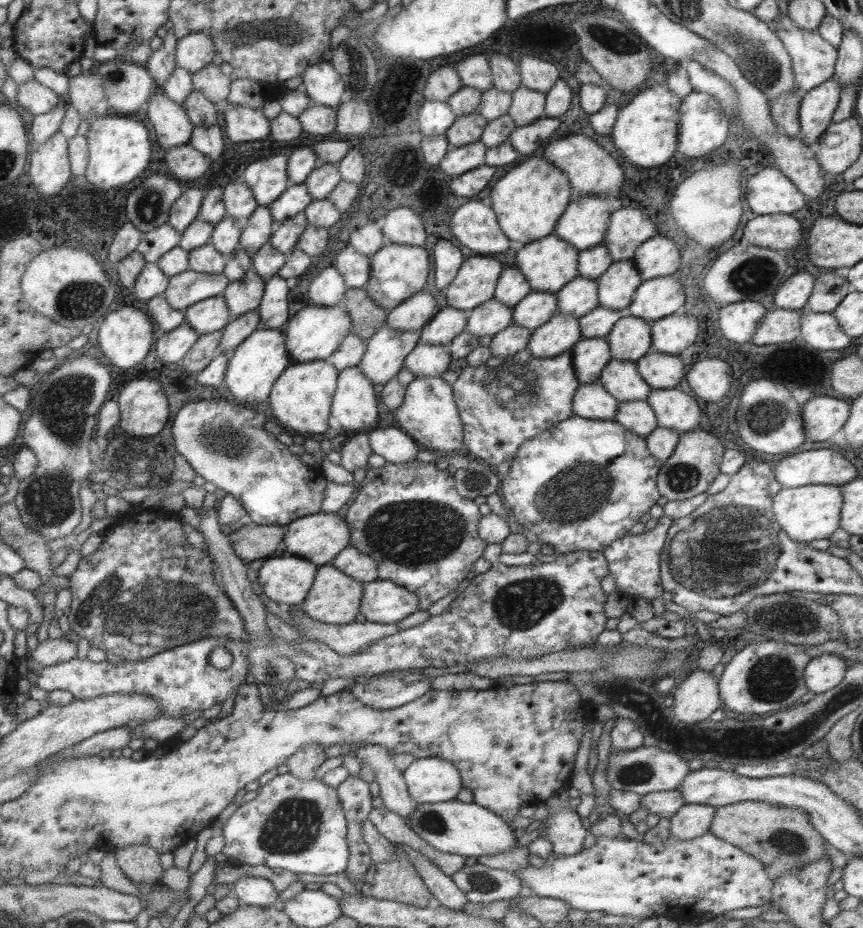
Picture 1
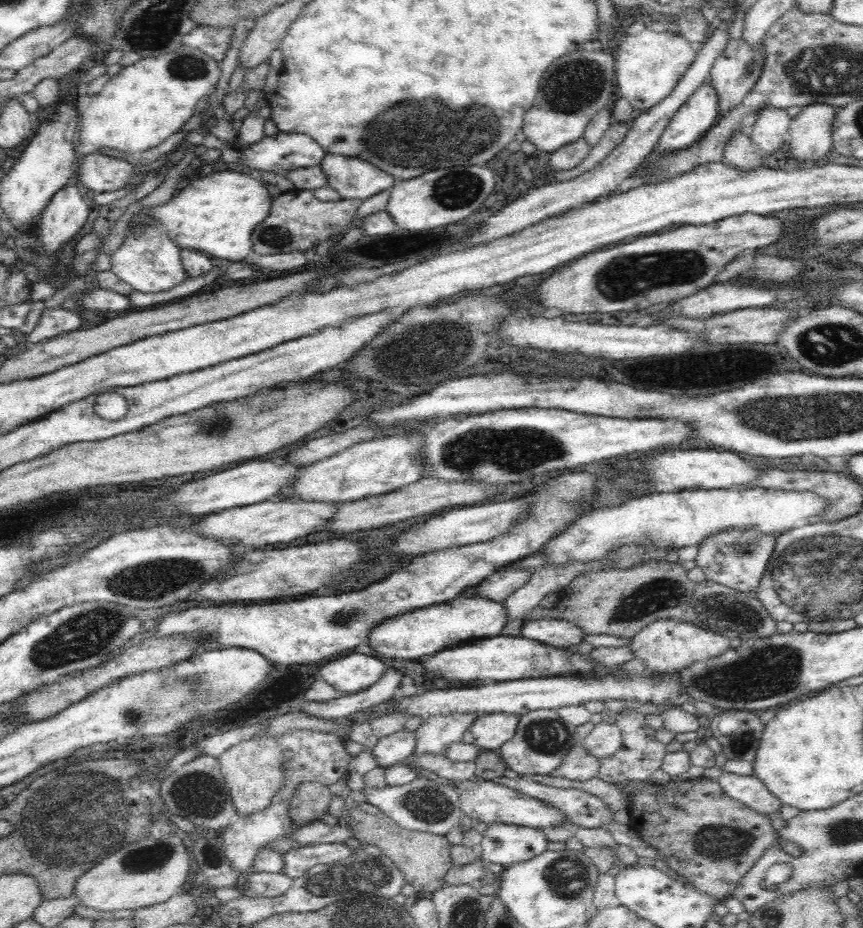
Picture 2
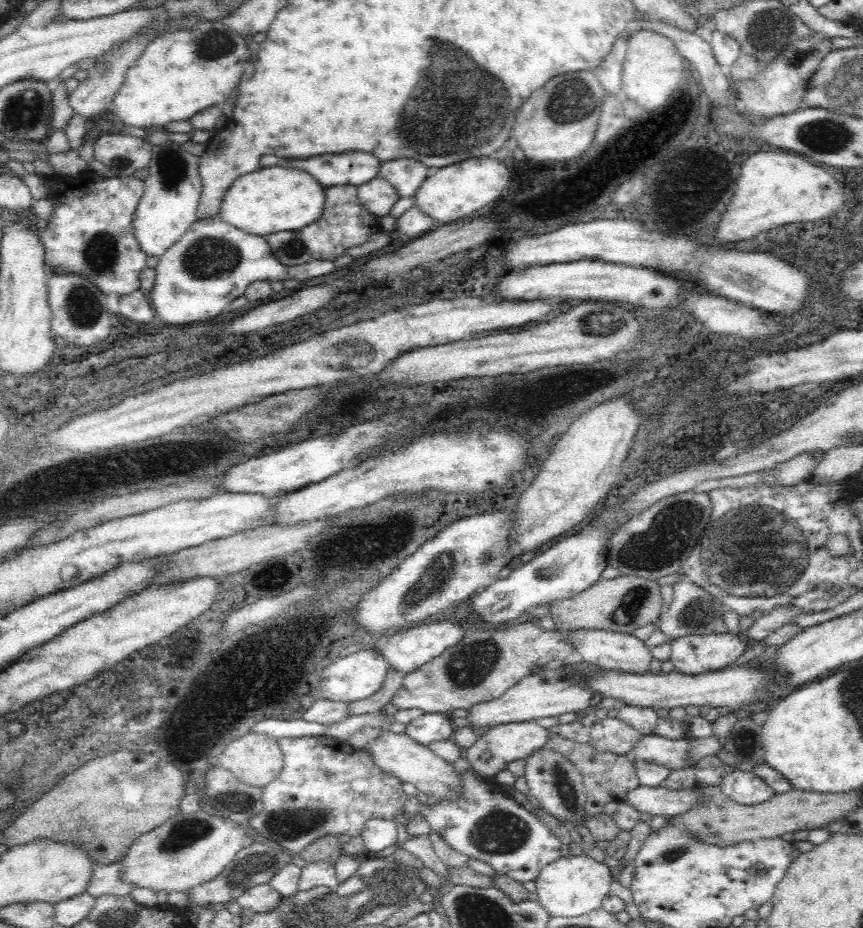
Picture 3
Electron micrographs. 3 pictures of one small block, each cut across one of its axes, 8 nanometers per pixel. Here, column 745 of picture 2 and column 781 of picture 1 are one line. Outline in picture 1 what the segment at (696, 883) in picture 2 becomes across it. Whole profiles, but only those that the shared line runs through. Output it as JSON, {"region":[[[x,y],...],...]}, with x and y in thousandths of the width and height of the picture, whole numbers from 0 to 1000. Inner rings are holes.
{"region":[[[862,862],[830,870],[830,876],[820,893],[832,902],[861,918],[877,925],[886,942],[896,949],[905,940],[921,940],[924,935],[956,925],[956,904],[937,887],[933,875],[921,870],[907,870],[882,863]]]}

